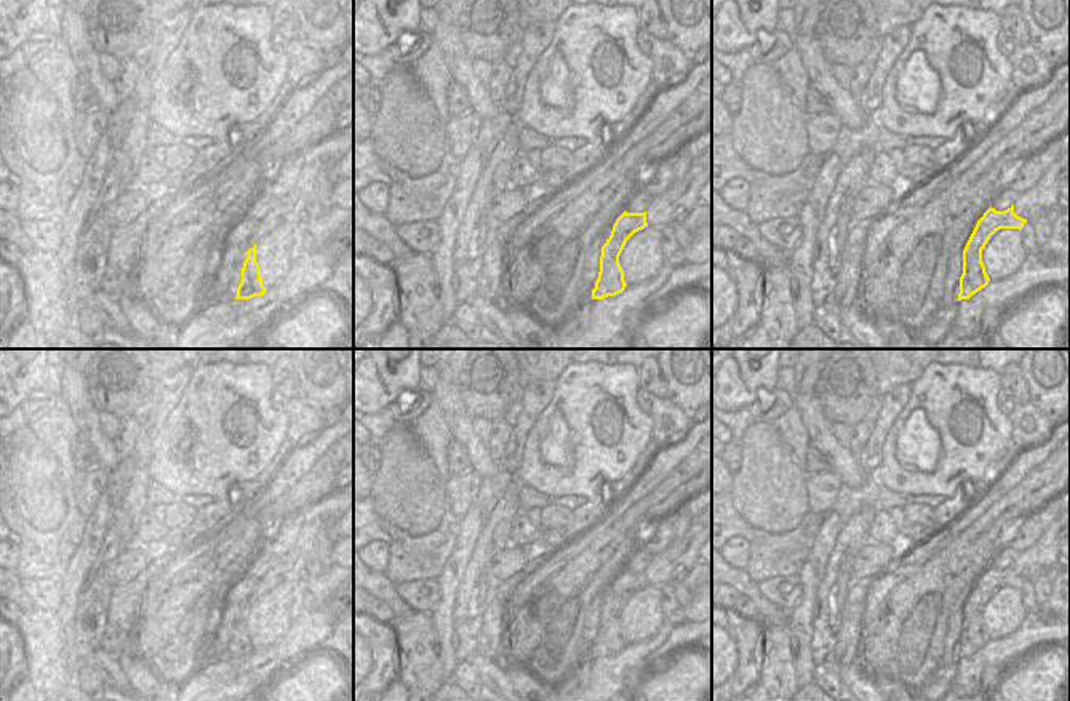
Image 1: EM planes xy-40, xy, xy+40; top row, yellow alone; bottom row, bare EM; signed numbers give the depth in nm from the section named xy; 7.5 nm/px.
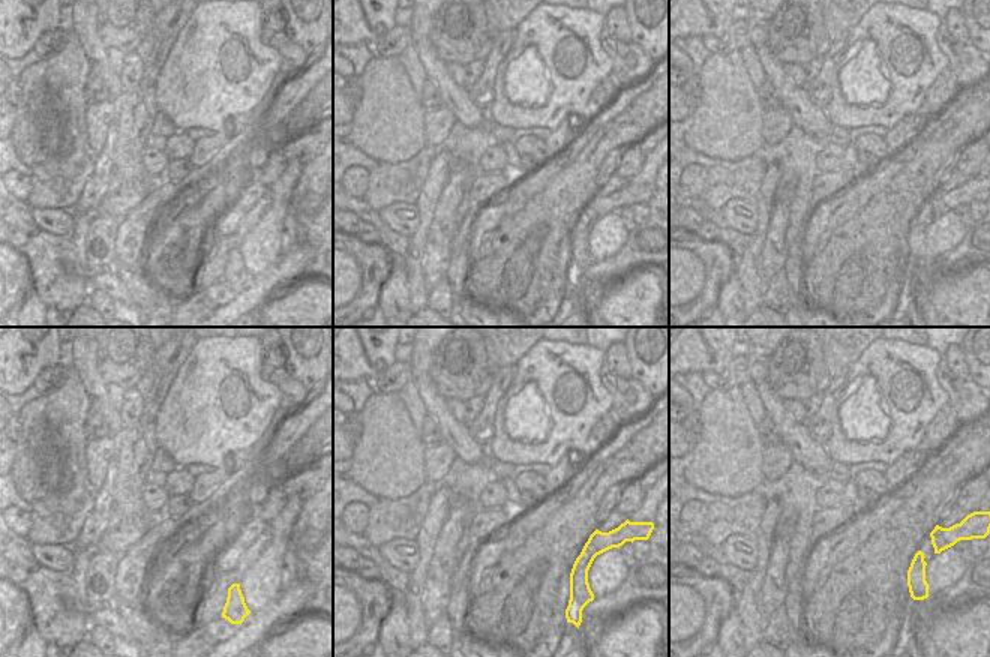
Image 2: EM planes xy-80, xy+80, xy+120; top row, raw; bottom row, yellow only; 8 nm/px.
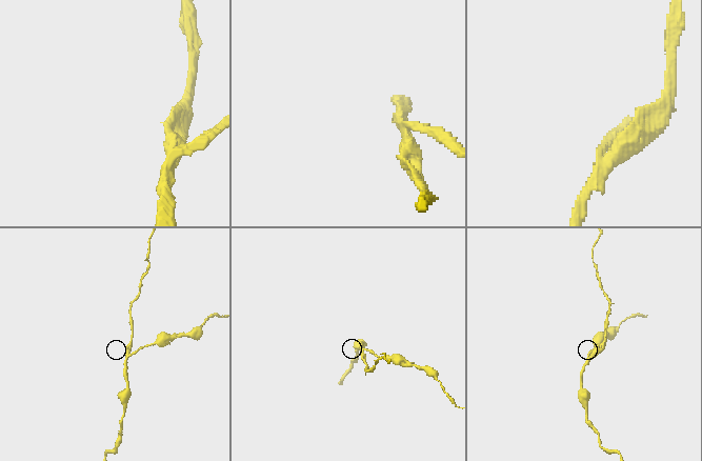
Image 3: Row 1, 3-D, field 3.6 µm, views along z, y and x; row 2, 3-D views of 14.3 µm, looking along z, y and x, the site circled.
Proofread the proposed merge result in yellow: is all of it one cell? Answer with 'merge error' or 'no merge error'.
merge error

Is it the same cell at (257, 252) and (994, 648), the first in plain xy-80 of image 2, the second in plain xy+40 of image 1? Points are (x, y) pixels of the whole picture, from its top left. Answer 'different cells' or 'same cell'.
different cells

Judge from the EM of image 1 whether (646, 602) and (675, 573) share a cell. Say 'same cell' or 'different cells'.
same cell

